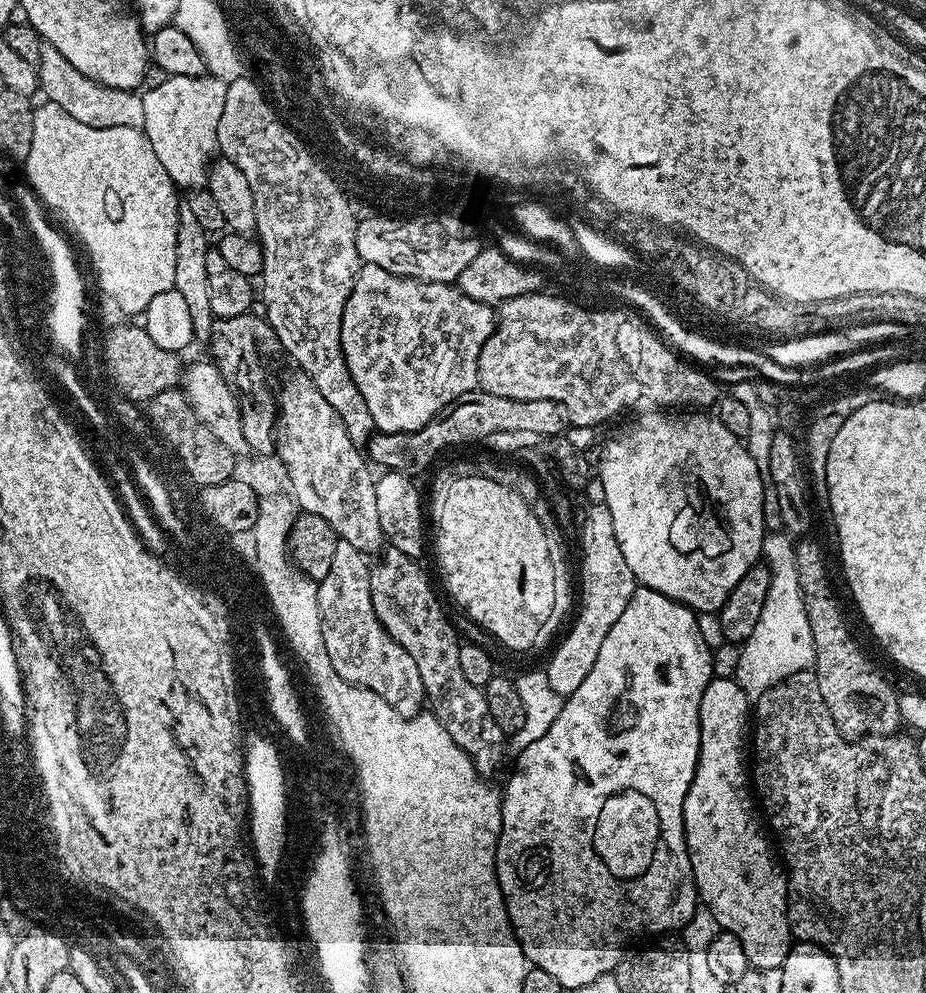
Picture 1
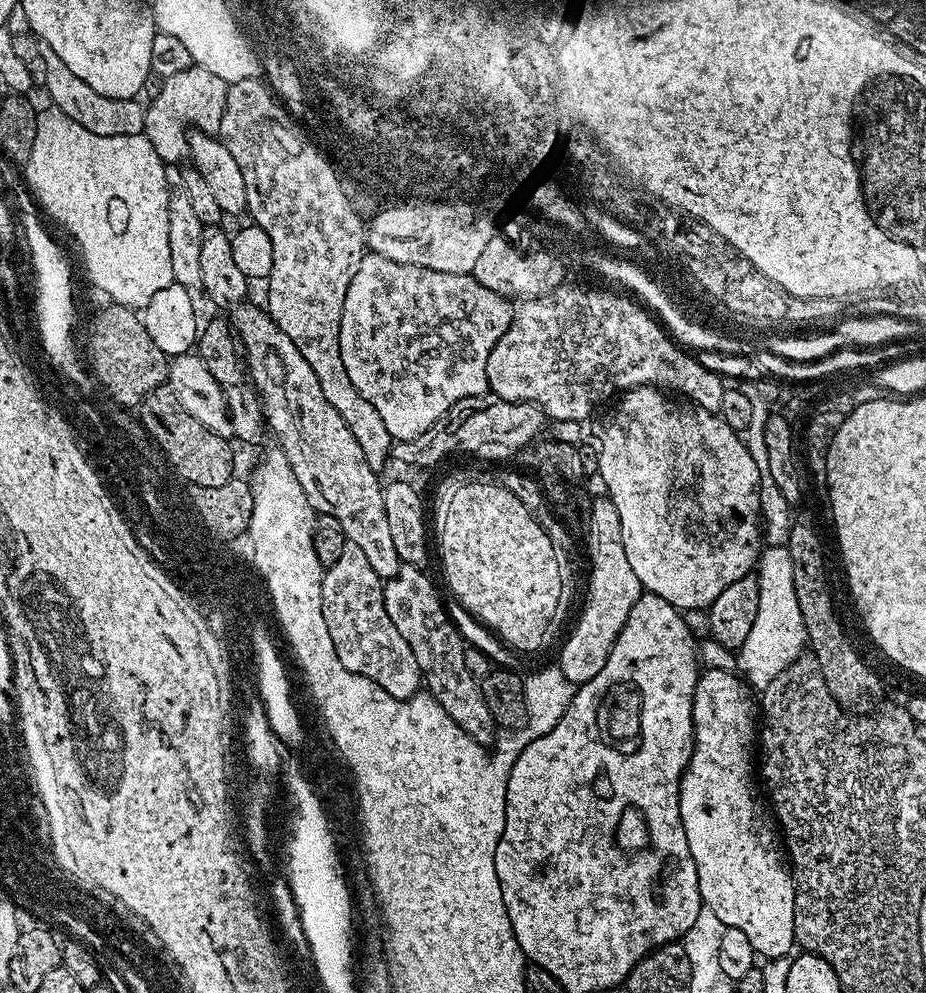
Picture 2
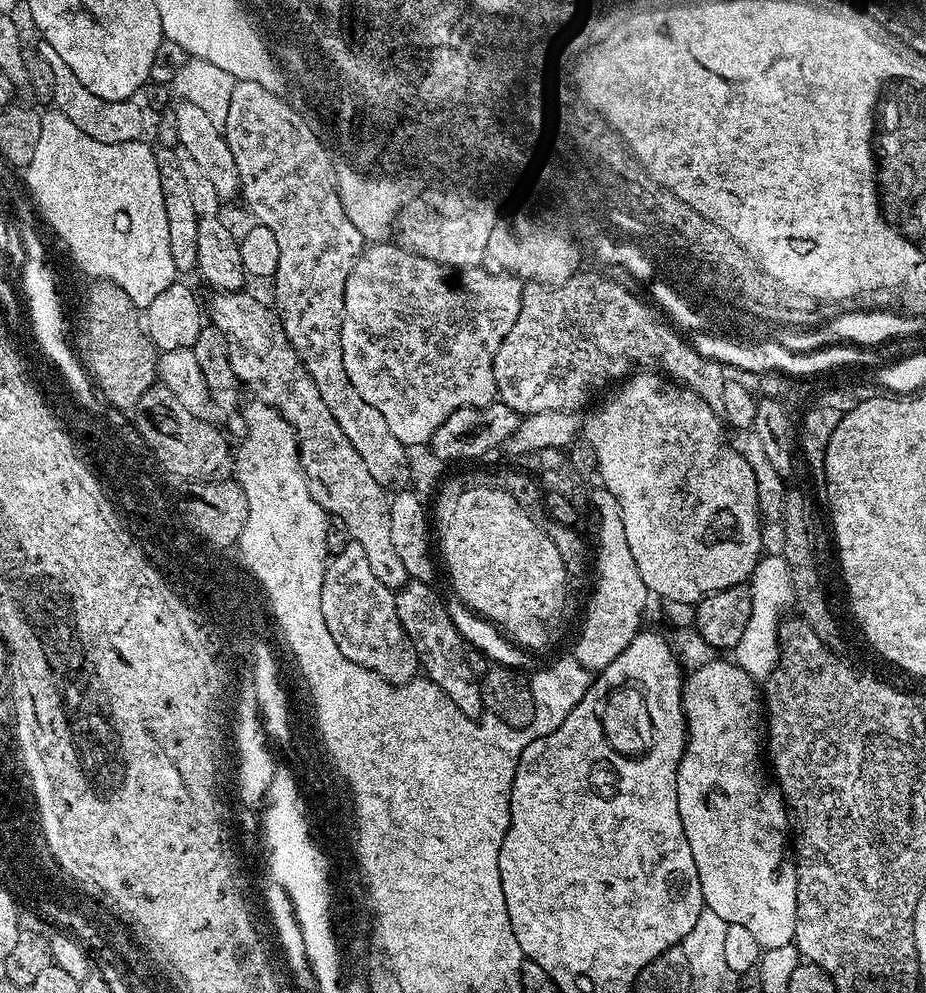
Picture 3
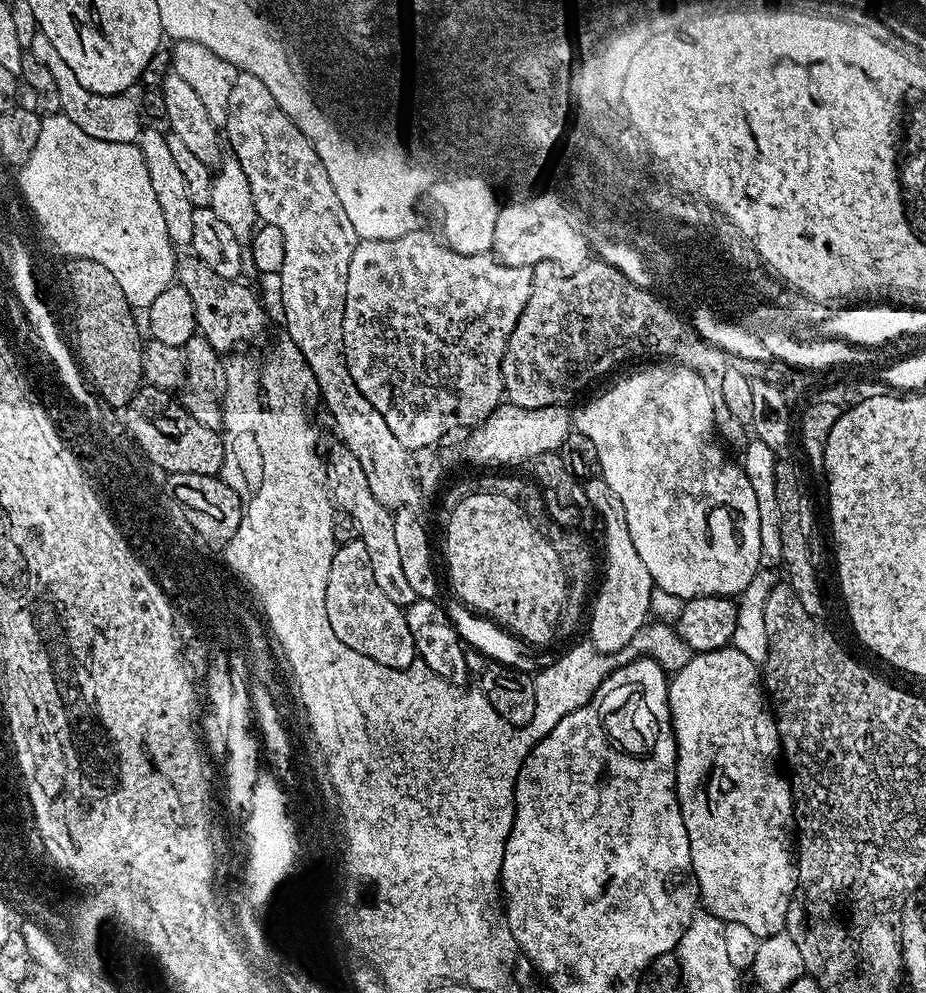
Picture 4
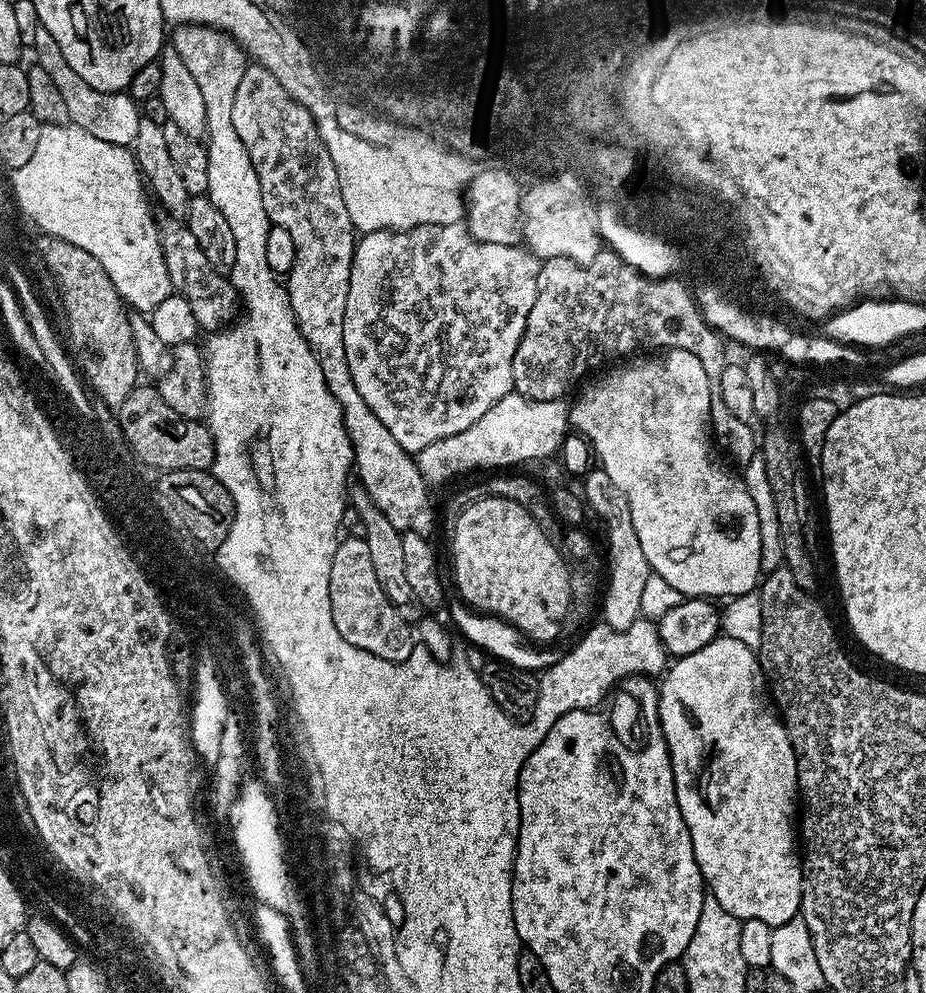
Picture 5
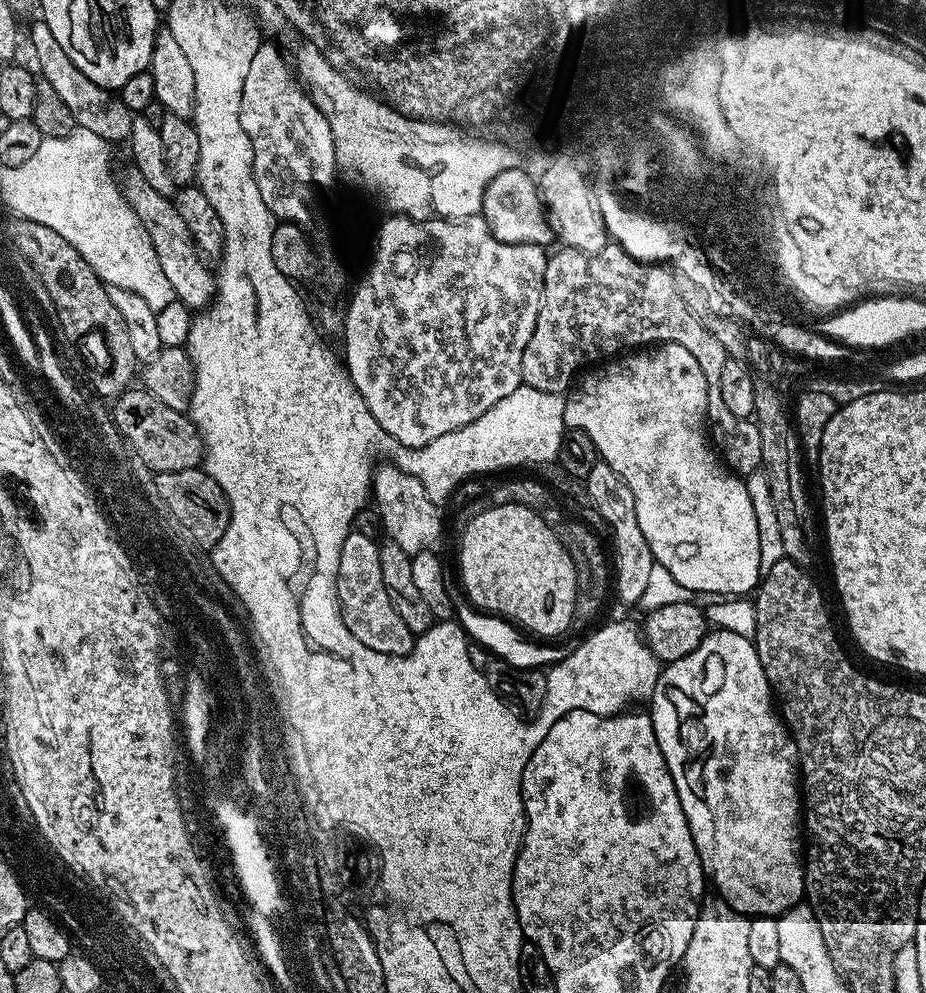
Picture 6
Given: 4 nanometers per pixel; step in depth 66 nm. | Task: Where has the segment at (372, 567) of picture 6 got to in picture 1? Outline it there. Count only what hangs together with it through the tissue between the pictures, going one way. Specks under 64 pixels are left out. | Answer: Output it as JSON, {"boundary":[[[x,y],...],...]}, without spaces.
{"boundary":[[[340,539],[338,550],[334,550],[330,574],[316,585],[322,642],[326,642],[330,666],[338,670],[341,678],[359,688],[374,690],[374,694],[386,698],[386,702],[394,706],[399,716],[411,718],[417,716],[426,704],[422,674],[418,662],[410,658],[408,651],[380,623],[372,605],[374,576],[370,564],[368,568],[368,560],[369,557],[350,546],[348,540]]]}

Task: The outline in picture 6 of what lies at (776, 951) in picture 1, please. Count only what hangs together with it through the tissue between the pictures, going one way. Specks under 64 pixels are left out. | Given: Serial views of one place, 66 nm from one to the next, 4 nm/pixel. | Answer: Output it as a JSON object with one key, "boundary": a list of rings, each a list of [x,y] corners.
{"boundary":[[[716,628],[709,631],[705,636],[703,642],[698,646],[698,650],[694,650],[690,654],[686,654],[686,658],[678,658],[673,664],[664,664],[660,669],[660,677],[658,682],[654,686],[652,695],[650,697],[650,723],[654,726],[654,734],[658,738],[658,746],[662,750],[664,755],[664,761],[666,766],[670,770],[670,774],[674,778],[674,786],[678,790],[678,798],[682,802],[682,810],[686,814],[686,822],[690,826],[690,834],[694,838],[694,846],[696,847],[696,853],[700,859],[700,865],[703,866],[707,879],[716,883],[715,891],[719,895],[723,896],[728,904],[734,910],[744,913],[749,918],[755,918],[757,916],[771,916],[773,918],[779,917],[780,913],[788,911],[796,904],[801,903],[804,896],[804,860],[802,859],[802,780],[798,775],[798,757],[796,754],[796,743],[792,741],[792,734],[788,731],[783,719],[778,715],[777,705],[774,703],[774,697],[772,694],[772,687],[768,685],[768,679],[766,678],[766,670],[762,670],[762,662],[758,658],[758,650],[755,643],[751,639],[742,637],[740,634],[731,633],[730,630],[725,628]]]}

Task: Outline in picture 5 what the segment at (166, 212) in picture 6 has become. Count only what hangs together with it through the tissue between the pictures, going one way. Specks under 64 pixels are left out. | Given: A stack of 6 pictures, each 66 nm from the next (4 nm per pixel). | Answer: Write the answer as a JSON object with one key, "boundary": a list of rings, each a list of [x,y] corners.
{"boundary":[[[164,214],[159,217],[158,227],[170,282],[173,289],[190,302],[197,329],[204,331],[205,328],[205,333],[211,334],[233,323],[238,312],[238,293],[231,279],[225,273],[213,270],[206,254],[202,254],[202,246],[198,246],[198,238],[190,234],[187,223],[171,214]]]}

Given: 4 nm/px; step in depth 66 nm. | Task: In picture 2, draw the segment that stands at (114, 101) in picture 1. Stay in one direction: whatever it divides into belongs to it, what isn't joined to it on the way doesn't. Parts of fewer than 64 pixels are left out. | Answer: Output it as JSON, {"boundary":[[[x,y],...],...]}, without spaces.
{"boundary":[[[45,47],[44,57],[46,58],[46,82],[43,87],[48,91],[48,96],[53,100],[55,107],[68,115],[78,126],[86,126],[90,134],[102,134],[103,136],[139,136],[144,131],[145,105],[139,99],[127,100],[126,98],[106,98],[98,94],[98,90],[90,90],[82,78],[77,78],[70,69],[66,67],[66,62],[54,54],[54,50]]]}

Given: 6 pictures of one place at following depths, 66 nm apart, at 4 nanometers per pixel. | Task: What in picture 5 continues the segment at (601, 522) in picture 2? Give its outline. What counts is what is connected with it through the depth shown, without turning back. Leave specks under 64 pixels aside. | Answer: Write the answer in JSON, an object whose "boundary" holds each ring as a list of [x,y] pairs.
{"boundary":[[[593,467],[592,471],[582,480],[582,496],[586,501],[587,507],[592,508],[604,519],[604,524],[608,527],[608,556],[606,552],[606,587],[602,592],[602,608],[604,604],[603,623],[616,632],[624,632],[626,626],[630,626],[635,620],[641,619],[640,605],[642,590],[645,589],[646,580],[650,573],[646,554],[642,554],[642,546],[638,542],[638,534],[634,534],[634,518],[630,518],[630,506],[626,494],[614,486],[614,481],[610,474],[606,474],[603,467]]]}

